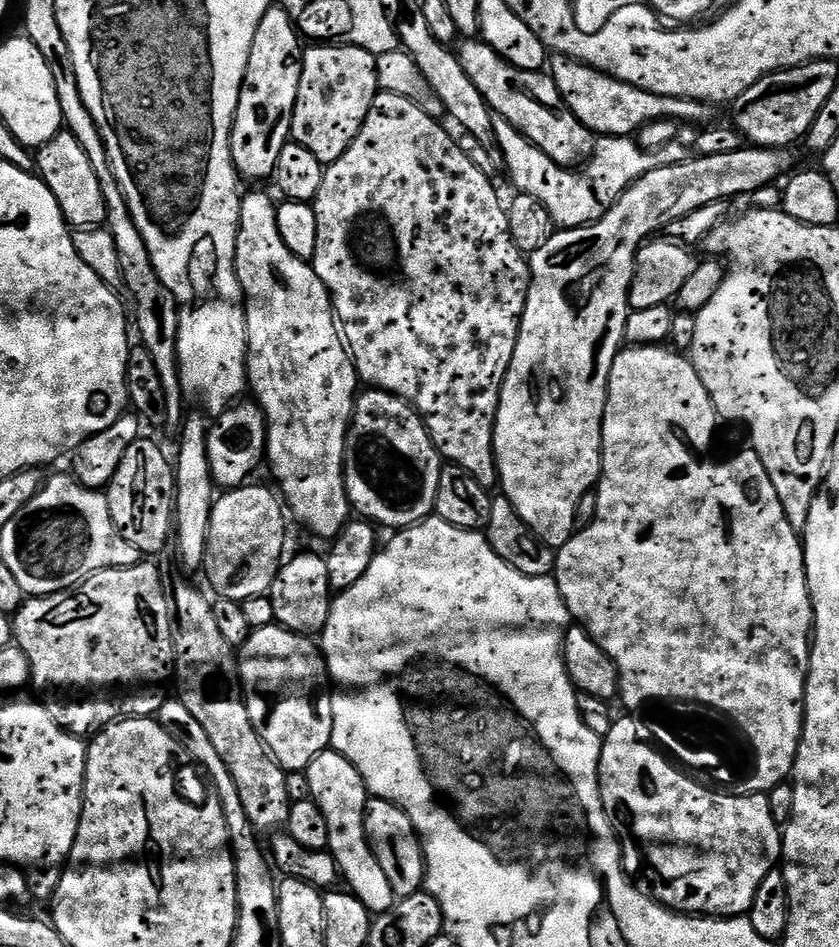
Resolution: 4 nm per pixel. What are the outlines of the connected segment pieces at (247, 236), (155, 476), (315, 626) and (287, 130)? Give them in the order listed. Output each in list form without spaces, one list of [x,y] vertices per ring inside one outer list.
[[[252,192],[249,196],[247,193],[240,202],[236,277],[244,292],[248,314],[247,387],[256,391],[255,403],[268,420],[266,464],[272,467],[275,487],[283,503],[314,535],[335,538],[350,519],[344,481],[344,446],[348,443],[348,428],[356,405],[358,377],[338,327],[332,295],[309,261],[286,250],[286,242],[282,242],[282,234],[278,234],[277,207],[277,201],[272,201],[264,192]]]
[[[141,438],[126,450],[126,458],[122,458],[118,474],[109,482],[106,495],[114,526],[130,546],[152,558],[170,544],[176,510],[176,474],[170,456],[154,441]]]
[[[304,552],[293,560],[285,559],[280,565],[279,572],[276,573],[270,595],[274,602],[276,623],[281,628],[288,628],[292,632],[301,634],[323,633],[328,624],[328,615],[334,599],[325,557],[315,556],[312,552]]]
[[[273,6],[262,14],[250,46],[246,74],[232,123],[232,161],[245,181],[275,177],[278,154],[290,143],[292,115],[302,78],[302,37],[290,14]]]

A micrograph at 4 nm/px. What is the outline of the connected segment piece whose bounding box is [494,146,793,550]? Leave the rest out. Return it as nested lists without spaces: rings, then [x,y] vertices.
[[[745,146],[733,153],[710,154],[709,156],[693,155],[691,158],[680,160],[676,164],[661,164],[655,168],[649,168],[640,179],[635,180],[630,187],[624,189],[616,205],[612,207],[603,218],[595,224],[584,224],[581,228],[566,228],[557,230],[553,237],[541,249],[530,256],[532,265],[532,289],[528,292],[526,310],[520,316],[520,333],[514,346],[514,358],[510,362],[510,370],[504,379],[504,385],[500,391],[501,403],[498,406],[496,425],[494,426],[494,450],[496,451],[496,465],[500,475],[499,487],[503,495],[518,510],[522,522],[526,522],[551,548],[559,550],[570,538],[575,536],[578,529],[576,515],[578,514],[578,502],[582,502],[582,494],[593,491],[597,487],[600,475],[600,463],[604,457],[602,446],[602,422],[606,410],[606,398],[608,397],[608,383],[610,382],[610,366],[614,366],[614,358],[622,351],[625,343],[624,331],[626,330],[626,318],[629,314],[628,295],[632,285],[632,275],[636,265],[636,251],[641,244],[657,234],[663,233],[670,222],[674,222],[683,216],[696,214],[699,208],[708,208],[719,200],[728,200],[731,196],[751,197],[760,187],[775,185],[780,179],[780,172],[788,174],[793,171],[792,156],[788,148],[757,148]]]

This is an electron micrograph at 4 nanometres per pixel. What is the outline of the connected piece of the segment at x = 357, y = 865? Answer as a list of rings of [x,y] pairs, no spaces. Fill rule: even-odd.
[[[331,750],[318,754],[314,762],[306,769],[311,799],[326,814],[326,822],[330,825],[330,842],[327,851],[331,852],[336,859],[336,866],[347,891],[353,896],[357,896],[373,914],[388,912],[394,907],[397,897],[390,886],[390,878],[386,878],[386,873],[382,871],[382,866],[378,866],[378,858],[374,858],[374,850],[370,850],[370,842],[366,834],[364,816],[368,812],[368,787],[362,782],[362,774],[354,770],[354,766],[342,754]]]

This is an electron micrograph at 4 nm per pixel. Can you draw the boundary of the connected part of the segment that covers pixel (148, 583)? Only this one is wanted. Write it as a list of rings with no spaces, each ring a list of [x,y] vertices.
[[[141,562],[129,568],[107,568],[96,572],[90,578],[83,580],[81,584],[75,584],[73,588],[67,588],[61,592],[55,592],[49,596],[33,596],[25,599],[24,605],[14,614],[12,621],[14,626],[14,643],[16,647],[26,654],[28,661],[32,663],[31,687],[40,688],[43,703],[50,715],[63,726],[66,731],[81,738],[91,737],[101,732],[109,724],[116,723],[124,718],[148,718],[159,713],[162,703],[162,695],[155,688],[155,684],[164,684],[173,679],[176,666],[176,647],[172,641],[172,609],[170,596],[166,591],[166,584],[160,581],[160,572],[152,565],[152,562]]]

